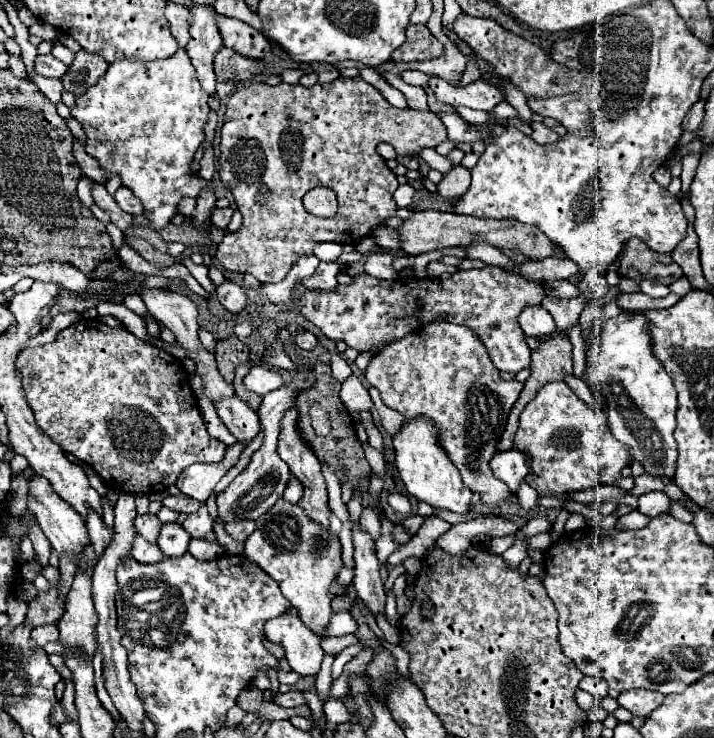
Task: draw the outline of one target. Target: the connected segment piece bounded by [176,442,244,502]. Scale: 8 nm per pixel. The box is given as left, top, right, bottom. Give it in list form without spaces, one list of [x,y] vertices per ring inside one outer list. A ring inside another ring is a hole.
[[[238,442],[228,448],[224,460],[218,464],[192,464],[190,468],[182,470],[176,486],[180,488],[182,494],[192,496],[200,502],[206,502],[214,486],[220,482],[220,478],[238,462],[238,456],[242,454],[242,450],[244,450],[244,444]]]

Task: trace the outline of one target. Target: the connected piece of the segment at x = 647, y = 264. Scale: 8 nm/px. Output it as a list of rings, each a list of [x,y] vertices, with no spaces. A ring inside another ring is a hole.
[[[634,238],[624,244],[624,256],[620,262],[620,276],[634,278],[636,282],[650,278],[658,280],[660,284],[670,286],[676,278],[682,276],[682,268],[676,266],[672,260],[672,252],[654,252],[642,240]],[[666,260],[666,262],[660,262]]]

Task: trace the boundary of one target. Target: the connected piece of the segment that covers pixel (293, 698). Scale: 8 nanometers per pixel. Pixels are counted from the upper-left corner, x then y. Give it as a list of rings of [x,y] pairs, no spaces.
[[[292,690],[292,692],[286,692],[286,694],[280,694],[280,692],[278,692],[278,694],[274,696],[274,704],[278,704],[278,706],[286,706],[286,708],[292,708],[292,706],[306,704],[306,700],[304,700],[302,692]]]

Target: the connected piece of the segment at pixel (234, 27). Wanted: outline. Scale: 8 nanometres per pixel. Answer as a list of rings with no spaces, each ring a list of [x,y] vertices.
[[[216,14],[216,26],[220,30],[224,46],[238,48],[238,52],[244,56],[264,58],[270,52],[270,42],[256,28],[242,20]]]

